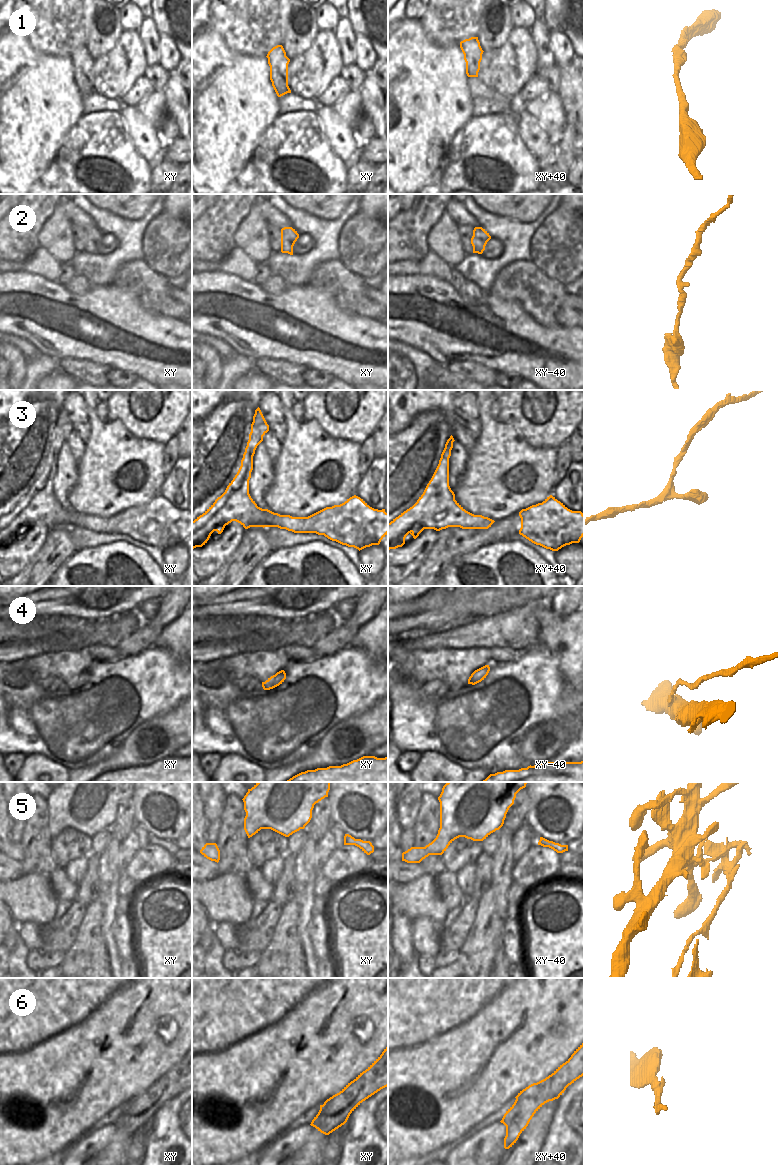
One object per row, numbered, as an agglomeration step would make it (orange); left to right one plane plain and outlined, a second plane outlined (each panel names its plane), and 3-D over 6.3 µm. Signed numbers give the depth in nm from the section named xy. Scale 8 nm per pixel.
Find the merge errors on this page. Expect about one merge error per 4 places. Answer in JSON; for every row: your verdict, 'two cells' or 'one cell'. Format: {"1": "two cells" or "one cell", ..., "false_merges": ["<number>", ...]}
{"1": "one cell", "2": "one cell", "3": "one cell", "4": "two cells", "5": "two cells", "6": "one cell", "false_merges": ["4", "5"]}

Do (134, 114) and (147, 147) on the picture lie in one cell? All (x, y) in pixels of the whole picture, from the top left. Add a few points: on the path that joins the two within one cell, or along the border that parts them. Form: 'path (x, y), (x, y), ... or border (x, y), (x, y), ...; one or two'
path (136, 122), (141, 131), (142, 139); one

